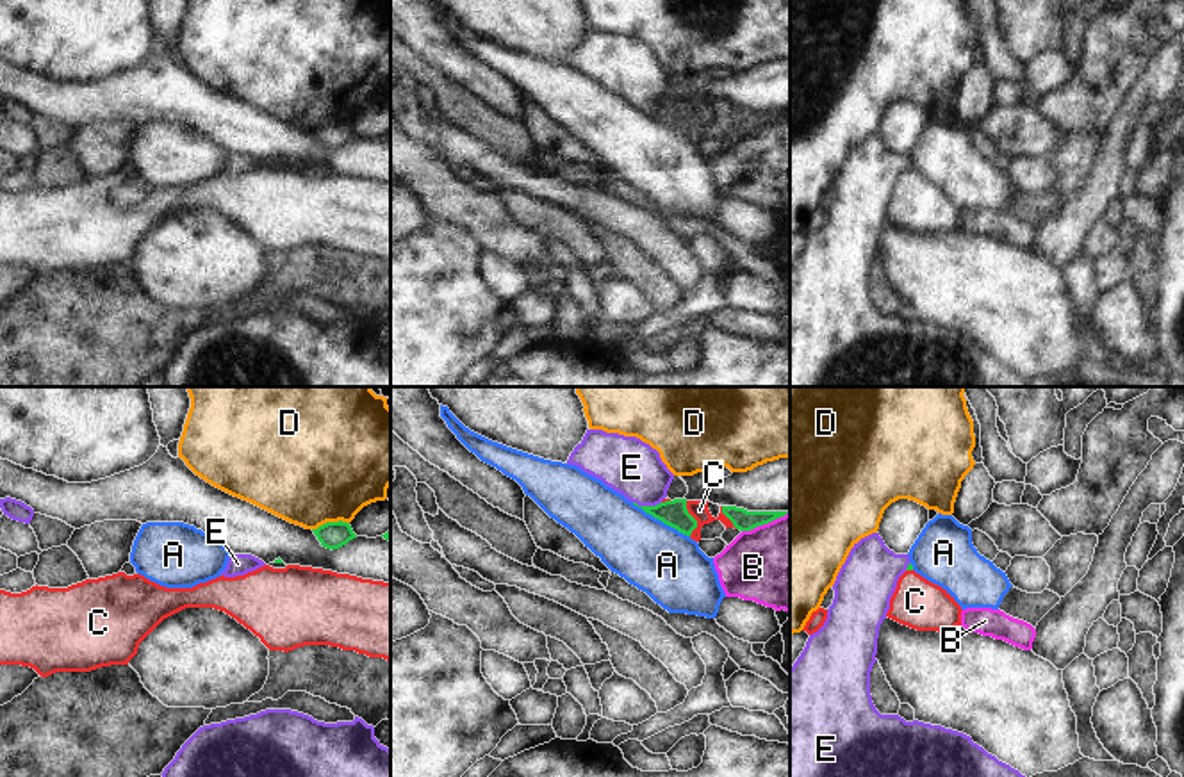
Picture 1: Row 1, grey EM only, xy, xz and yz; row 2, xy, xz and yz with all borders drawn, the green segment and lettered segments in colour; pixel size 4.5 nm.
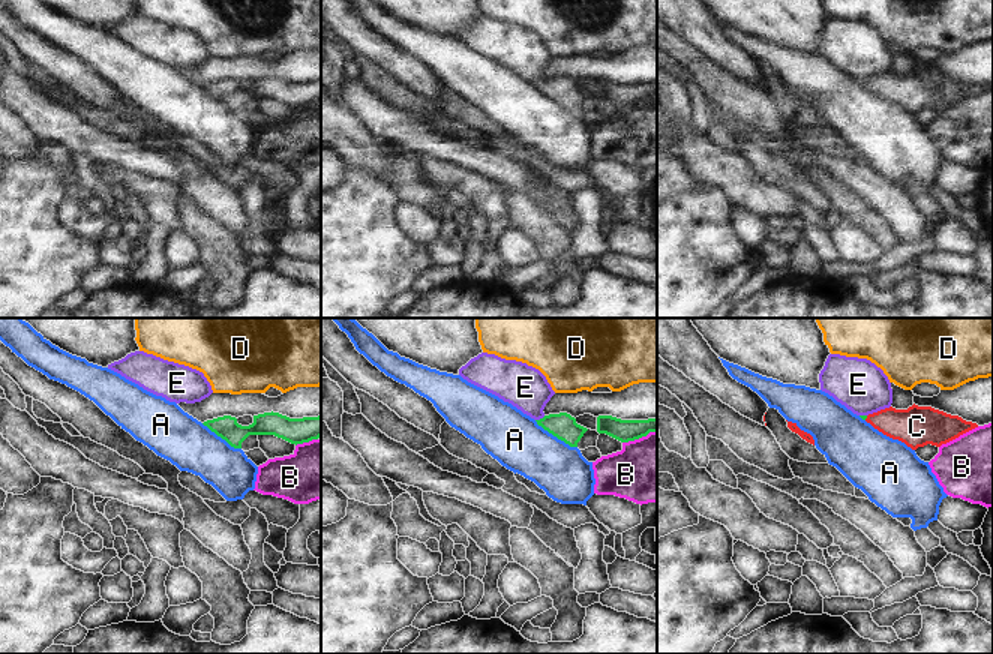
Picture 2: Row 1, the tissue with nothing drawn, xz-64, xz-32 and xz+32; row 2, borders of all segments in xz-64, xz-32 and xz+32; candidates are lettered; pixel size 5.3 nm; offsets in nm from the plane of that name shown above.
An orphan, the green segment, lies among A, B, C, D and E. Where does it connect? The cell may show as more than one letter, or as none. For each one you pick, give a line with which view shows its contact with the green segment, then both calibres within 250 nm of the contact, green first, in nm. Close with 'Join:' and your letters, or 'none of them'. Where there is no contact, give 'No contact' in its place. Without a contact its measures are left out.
E: Touches green in xz. Thickness 120 nm (green) against 260 nm
Join: E

